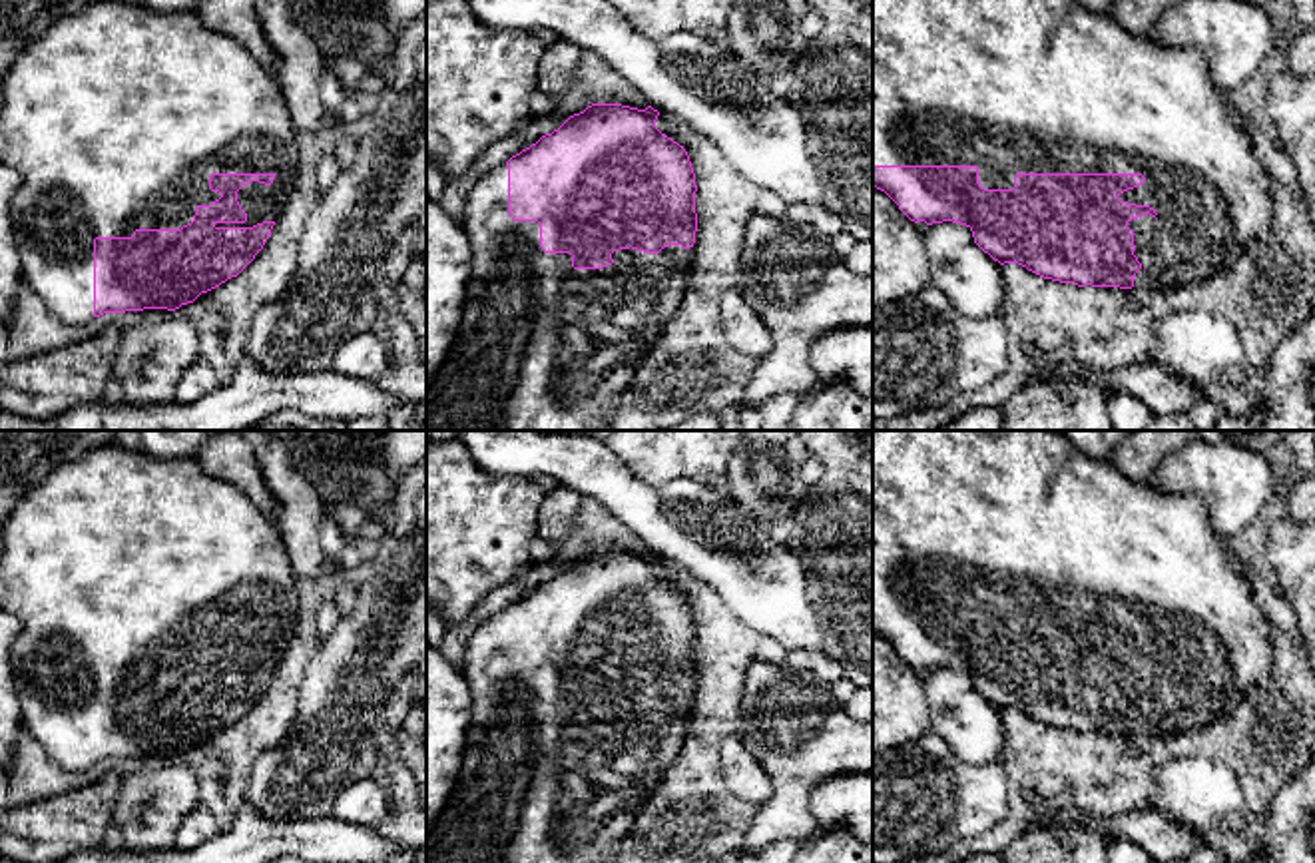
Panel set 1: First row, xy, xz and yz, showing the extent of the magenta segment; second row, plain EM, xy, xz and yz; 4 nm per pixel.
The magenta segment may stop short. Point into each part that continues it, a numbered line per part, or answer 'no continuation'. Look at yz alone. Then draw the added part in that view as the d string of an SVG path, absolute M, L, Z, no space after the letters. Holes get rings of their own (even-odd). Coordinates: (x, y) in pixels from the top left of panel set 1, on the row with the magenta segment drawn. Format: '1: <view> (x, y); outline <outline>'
1: yz (1013, 86); outline M873 0L873 165L976 165L984 189L1012 189L1018 173L1142 173L1146 177L1142 185L1118 195L1126 203L1150 205L1158 213L1128 221L1134 231L1134 255L1142 263L1134 275L1134 291L1197 283L1225 267L1271 227L1271 177L1255 155L1241 120L1229 94L1213 84L1199 50L1162 46L1152 36L1122 28L1110 12L1096 14L1074 0Z

